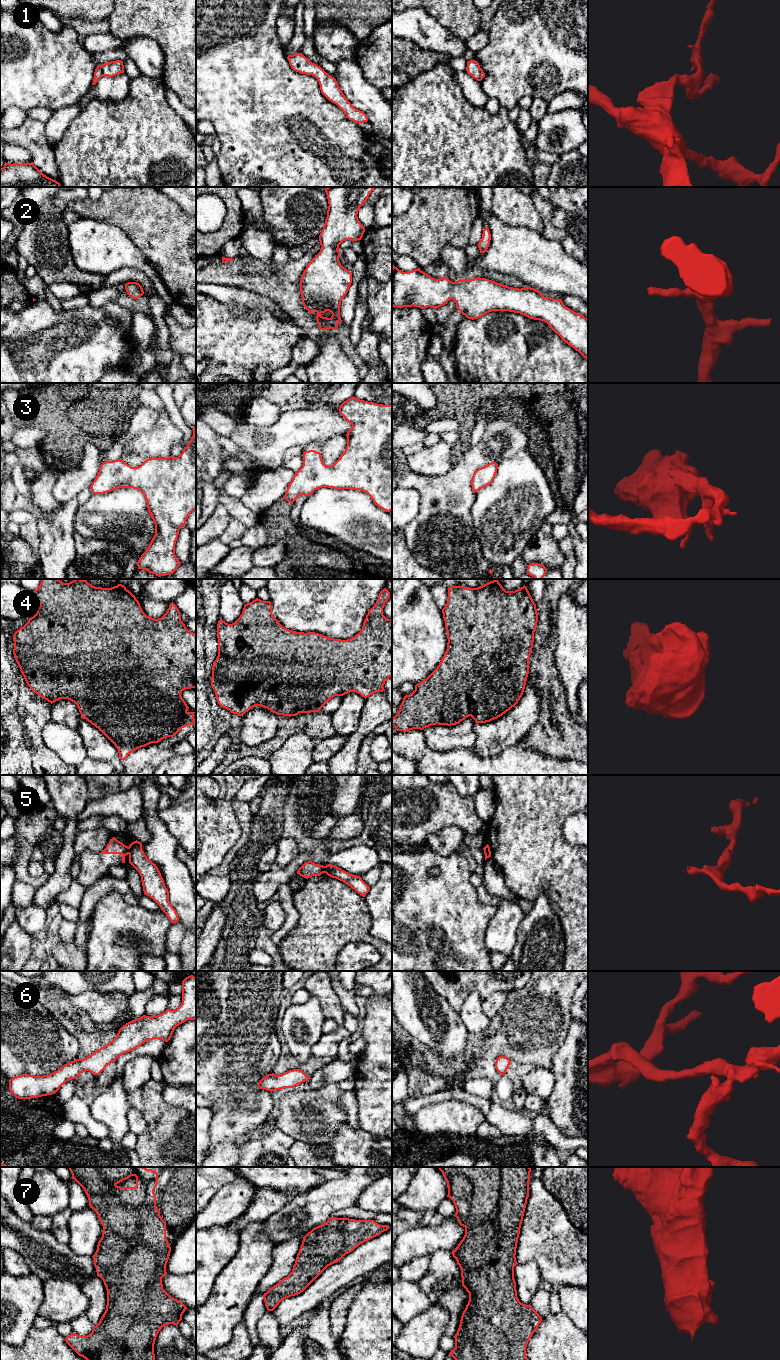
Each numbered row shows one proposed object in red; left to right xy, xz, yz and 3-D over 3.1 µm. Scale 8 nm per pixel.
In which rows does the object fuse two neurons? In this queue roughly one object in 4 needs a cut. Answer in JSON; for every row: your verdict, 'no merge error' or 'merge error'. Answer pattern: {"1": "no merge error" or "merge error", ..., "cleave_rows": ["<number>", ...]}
{"1": "no merge error", "2": "no merge error", "3": "no merge error", "4": "no merge error", "5": "merge error", "6": "no merge error", "7": "no merge error", "cleave_rows": ["5"]}

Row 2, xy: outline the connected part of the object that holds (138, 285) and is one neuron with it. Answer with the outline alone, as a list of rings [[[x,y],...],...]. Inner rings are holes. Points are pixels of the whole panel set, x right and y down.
[[[137,282],[126,283],[125,290],[127,294],[133,299],[138,299],[144,294],[142,286]]]

